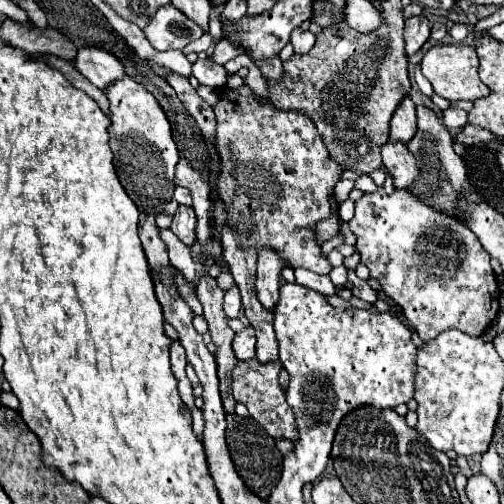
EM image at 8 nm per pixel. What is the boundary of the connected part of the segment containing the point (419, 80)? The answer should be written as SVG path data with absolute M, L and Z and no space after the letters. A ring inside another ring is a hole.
M417 66L415 68L414 80L421 92L425 94L427 97L431 98L434 94L434 90L430 82L425 78L425 76L423 76L420 66Z

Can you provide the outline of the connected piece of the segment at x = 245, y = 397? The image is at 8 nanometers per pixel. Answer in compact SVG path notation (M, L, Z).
M257 358L237 362L231 378L233 378L233 396L237 402L243 402L251 414L253 420L257 420L273 438L287 438L295 440L297 438L297 428L293 426L293 412L289 410L289 404L285 402L285 392L277 384L281 364L279 362L259 362Z

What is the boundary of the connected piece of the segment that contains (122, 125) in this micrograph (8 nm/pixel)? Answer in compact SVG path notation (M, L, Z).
M129 76L117 82L113 90L107 90L107 98L111 102L109 146L113 150L113 166L119 182L139 212L157 216L173 198L173 178L179 162L179 150L173 142L169 120L165 118L161 106L157 106L155 98L149 96L149 92Z

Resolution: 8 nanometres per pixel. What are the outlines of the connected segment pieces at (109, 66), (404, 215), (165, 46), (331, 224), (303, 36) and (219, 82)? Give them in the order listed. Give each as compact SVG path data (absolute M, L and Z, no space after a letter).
M81 48L75 58L75 68L99 90L107 90L113 82L125 78L121 62L101 48Z
M379 188L373 194L363 194L355 202L355 216L349 222L351 232L357 238L357 252L361 264L371 270L371 276L379 280L383 292L401 306L407 322L417 330L421 340L429 342L443 330L457 328L469 336L483 336L493 324L499 312L499 282L491 270L491 258L485 254L477 236L459 220L435 212L407 190L395 190L391 196Z
M173 4L161 6L143 32L155 50L183 50L189 42L203 36L203 28L185 18Z
M335 214L335 216L331 216L331 218L327 218L325 222L321 222L321 224L317 226L317 236L319 236L319 242L329 240L329 238L337 232L337 226L339 226L339 218L337 218L337 214Z
M297 28L297 30L293 30L293 34L291 34L291 44L293 44L293 50L295 50L297 54L309 52L311 46L313 46L313 42L315 42L315 34L309 32L309 30Z
M209 58L193 64L193 76L199 80L199 84L209 88L223 88L227 82L227 70Z

